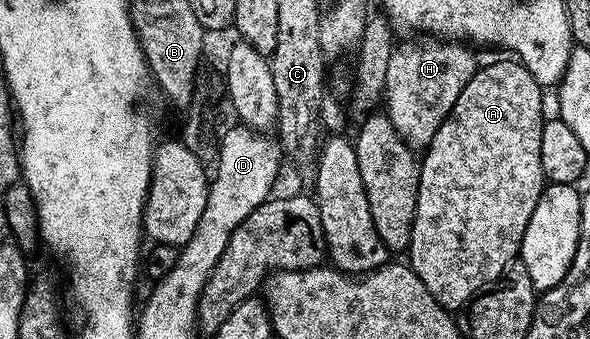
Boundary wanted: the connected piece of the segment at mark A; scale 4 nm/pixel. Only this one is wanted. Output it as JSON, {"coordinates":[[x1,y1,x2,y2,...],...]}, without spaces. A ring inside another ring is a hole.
{"coordinates":[[518,60,511,62,491,62,488,66,480,65,474,76,461,88,461,96,457,96,457,104,449,112,449,116,437,128,437,136,427,146,421,158,419,168,419,191,417,192,417,208,413,220,413,232,409,247,409,265,417,276,421,276,421,284,429,288,433,300,440,302,449,312,459,312,466,307,467,303,476,294,488,289,492,284,498,283,504,274,508,273,509,267,518,259,521,240,525,236,525,228,529,224,529,216,533,216,533,208,537,208,537,200,543,194,545,179,541,168,541,132,545,121,543,114,544,87,529,72,529,68]]}

